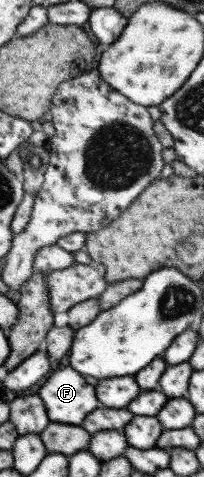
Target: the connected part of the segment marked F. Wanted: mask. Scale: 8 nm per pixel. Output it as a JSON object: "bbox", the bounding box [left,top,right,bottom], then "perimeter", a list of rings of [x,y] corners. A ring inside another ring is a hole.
{"bbox":[38,366,102,426],"perimeter":[[[69,366],[58,369],[50,375],[46,383],[38,390],[38,394],[44,401],[50,421],[65,425],[81,426],[88,414],[99,408],[100,404],[102,404],[98,398],[96,398],[97,395],[94,387],[95,386],[86,383],[83,374],[76,372],[76,370]]]}

